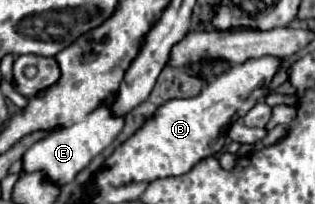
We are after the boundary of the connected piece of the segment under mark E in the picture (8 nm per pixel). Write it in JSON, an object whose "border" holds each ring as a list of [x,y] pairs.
{"border":[[[103,105],[89,113],[83,121],[67,127],[53,131],[47,139],[39,139],[39,143],[33,143],[25,153],[23,153],[23,171],[25,173],[35,173],[35,171],[51,171],[53,185],[63,187],[75,179],[75,175],[85,169],[93,157],[97,157],[103,149],[107,149],[113,139],[119,135],[123,129],[123,119],[113,117],[109,111],[109,105]]]}

